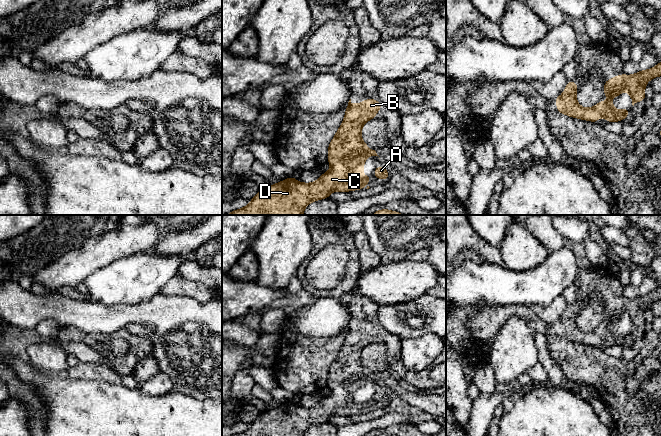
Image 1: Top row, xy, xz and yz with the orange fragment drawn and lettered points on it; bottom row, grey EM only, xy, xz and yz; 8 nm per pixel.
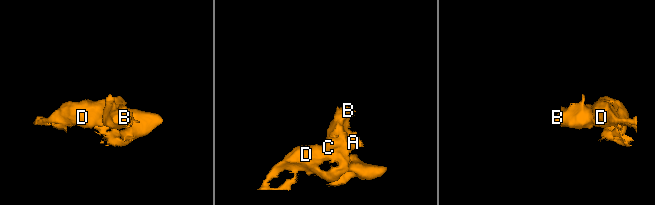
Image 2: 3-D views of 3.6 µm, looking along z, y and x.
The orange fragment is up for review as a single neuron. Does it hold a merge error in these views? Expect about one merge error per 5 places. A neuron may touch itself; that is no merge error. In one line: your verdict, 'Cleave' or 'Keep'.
Keep

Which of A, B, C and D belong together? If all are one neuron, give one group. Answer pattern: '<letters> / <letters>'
A B C D

